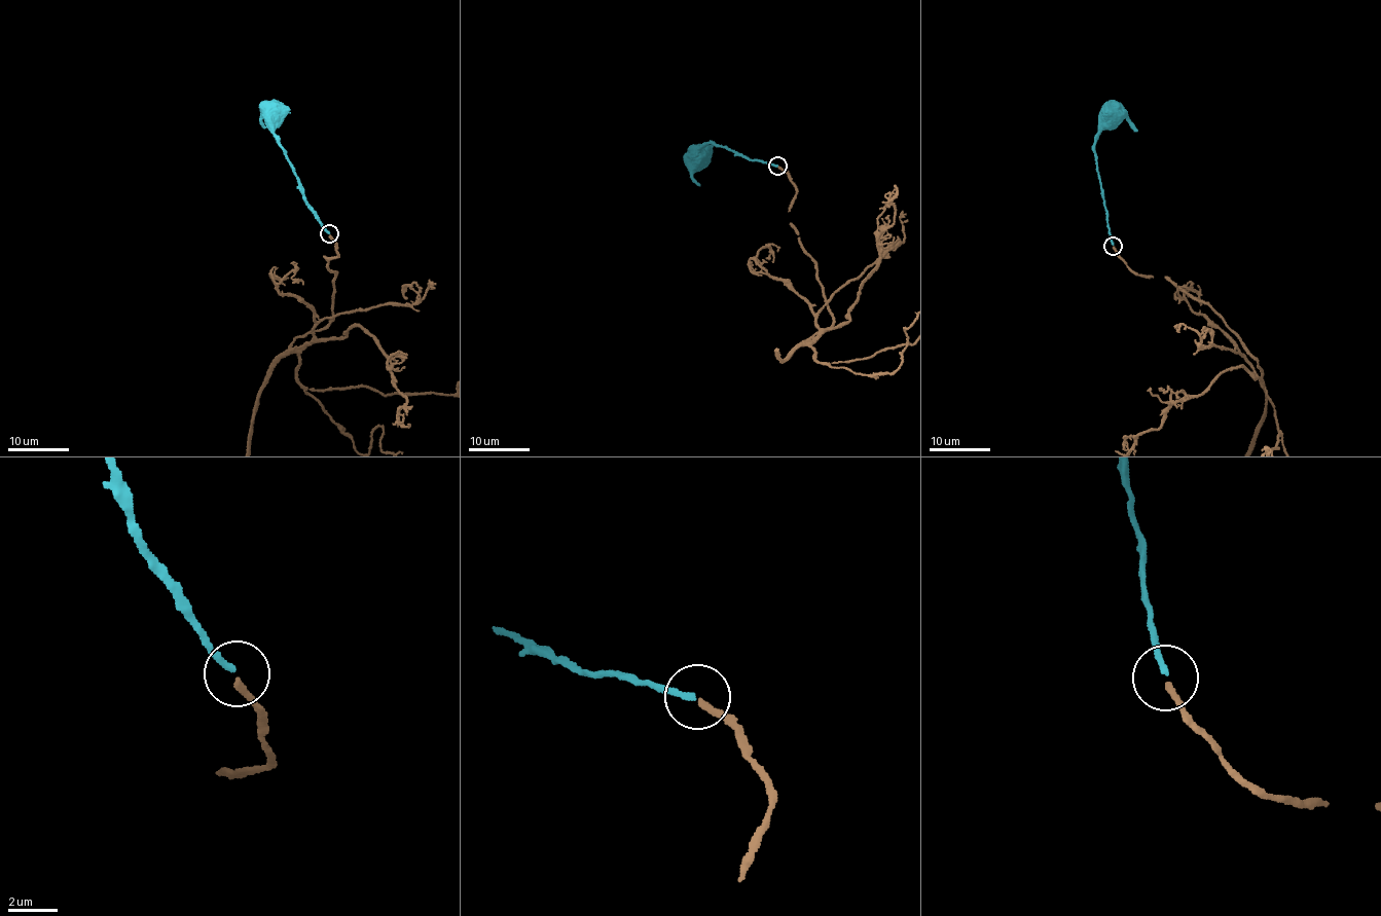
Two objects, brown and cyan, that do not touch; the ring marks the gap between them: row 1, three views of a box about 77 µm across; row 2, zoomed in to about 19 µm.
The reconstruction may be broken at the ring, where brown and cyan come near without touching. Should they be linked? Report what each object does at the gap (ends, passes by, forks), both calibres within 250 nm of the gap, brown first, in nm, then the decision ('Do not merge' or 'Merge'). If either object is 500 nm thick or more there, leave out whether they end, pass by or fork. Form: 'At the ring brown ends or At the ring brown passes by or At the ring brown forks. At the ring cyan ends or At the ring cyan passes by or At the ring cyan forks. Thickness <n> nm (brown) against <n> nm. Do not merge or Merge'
At the ring brown ends. At the ring cyan ends. Thickness 260 nm (brown) against 240 nm. Do not merge

